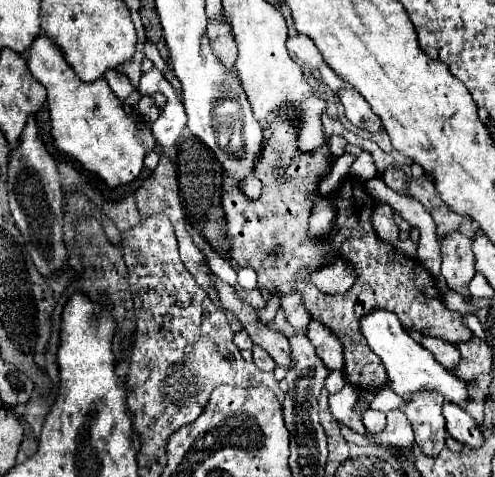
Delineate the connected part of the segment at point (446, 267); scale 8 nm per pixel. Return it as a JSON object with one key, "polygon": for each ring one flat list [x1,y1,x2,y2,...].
{"polygon":[[460,231,448,233,440,241,442,251,442,277,446,279,450,289,458,289,468,285,470,277,474,277,474,253,472,239,462,235]]}

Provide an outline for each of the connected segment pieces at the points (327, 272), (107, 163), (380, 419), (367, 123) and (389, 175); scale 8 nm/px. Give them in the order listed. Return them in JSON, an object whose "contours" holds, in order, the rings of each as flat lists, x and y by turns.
{"contours":[[[338,257,336,263,330,263,316,271,310,279,322,293,346,293,354,285,354,273,350,273,344,257]],[[44,35,28,51,28,69,32,77,46,87,52,139,58,151,76,159,86,171,98,175,110,189,134,181,144,169,144,157,158,141,140,121,128,117,122,101,110,91,104,79,84,83,66,65,62,51]],[[366,411,362,415,362,423,368,433,380,433,386,427,386,415,380,411]],[[346,85,338,91,338,99,344,105,344,113,348,117,348,121,360,129,366,131,380,131,382,123,380,117,368,107,368,103,364,101,364,97,352,89,352,85]],[[386,169,382,175,384,175,382,177,384,183,390,189,394,189,398,193,406,193,406,175,404,175,404,171,400,171,400,169]]]}

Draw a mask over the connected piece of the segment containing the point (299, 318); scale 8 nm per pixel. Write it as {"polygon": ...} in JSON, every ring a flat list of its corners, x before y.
{"polygon":[[294,291,294,293,290,293,290,295,282,295,280,305,282,305,282,309,284,309,286,321,288,321,292,327,296,327,296,329,306,329,306,327,308,327,308,323,310,323,312,317,310,317,308,309,306,309,304,303,302,303,302,293]]}

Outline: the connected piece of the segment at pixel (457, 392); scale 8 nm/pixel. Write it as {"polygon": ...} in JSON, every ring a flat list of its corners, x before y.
{"polygon":[[372,309,370,313,366,313,360,319,360,331,368,343,368,347,380,357,382,365,386,367,386,375,388,375,388,387,404,397,404,395,414,395,420,389,430,389,436,393,442,393,446,397,446,401,456,403,460,407,466,407,468,403,468,387,462,379,458,379,456,375,452,375,446,367,442,367,434,355,430,355,426,349,422,349,422,345,418,345,402,327,400,319,396,317,396,313,390,313,386,309]]}

